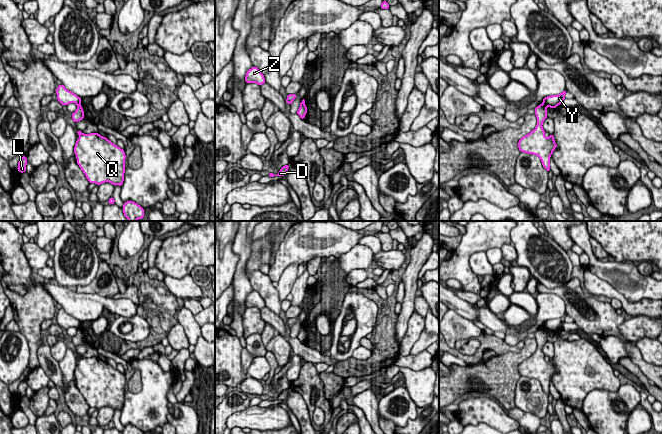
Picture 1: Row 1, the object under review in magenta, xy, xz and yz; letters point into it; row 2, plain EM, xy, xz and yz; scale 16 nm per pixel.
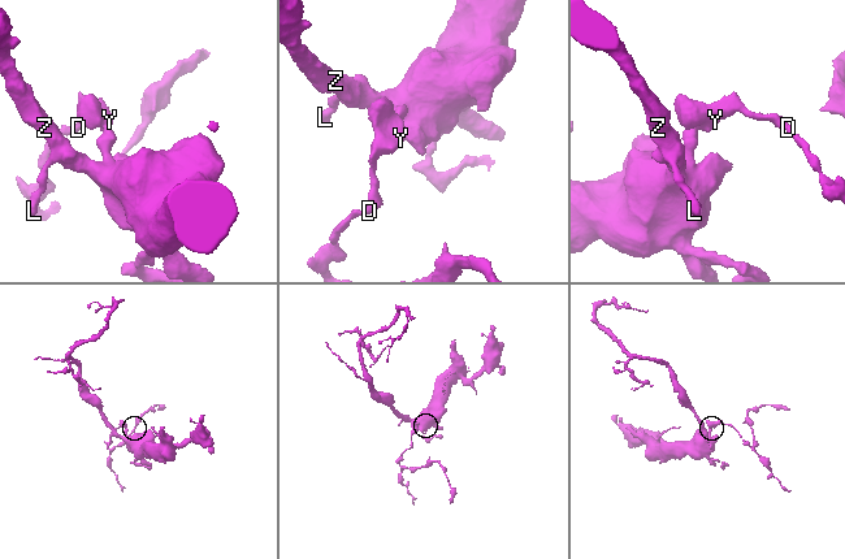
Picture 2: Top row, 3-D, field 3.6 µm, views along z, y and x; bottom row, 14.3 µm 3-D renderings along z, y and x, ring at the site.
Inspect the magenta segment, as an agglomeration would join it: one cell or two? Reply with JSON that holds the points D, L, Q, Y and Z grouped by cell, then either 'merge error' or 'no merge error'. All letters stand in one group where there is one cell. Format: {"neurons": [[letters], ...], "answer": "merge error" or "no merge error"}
{"neurons": [["D", "Y"], ["L", "Q", "Z"]], "answer": "merge error"}

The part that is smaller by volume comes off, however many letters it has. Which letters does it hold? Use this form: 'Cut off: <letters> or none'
Cut off: D, Y

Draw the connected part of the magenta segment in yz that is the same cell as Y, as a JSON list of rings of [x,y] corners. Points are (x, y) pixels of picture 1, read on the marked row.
[[[564,90],[561,94],[547,96],[543,99],[543,104],[550,108],[556,108],[558,105],[562,104],[563,100],[565,99],[565,94],[567,90]]]

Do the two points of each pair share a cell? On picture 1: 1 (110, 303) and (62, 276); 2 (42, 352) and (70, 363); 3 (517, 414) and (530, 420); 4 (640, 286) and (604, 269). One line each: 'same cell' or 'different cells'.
1: different cells
2: different cells
3: same cell
4: same cell

